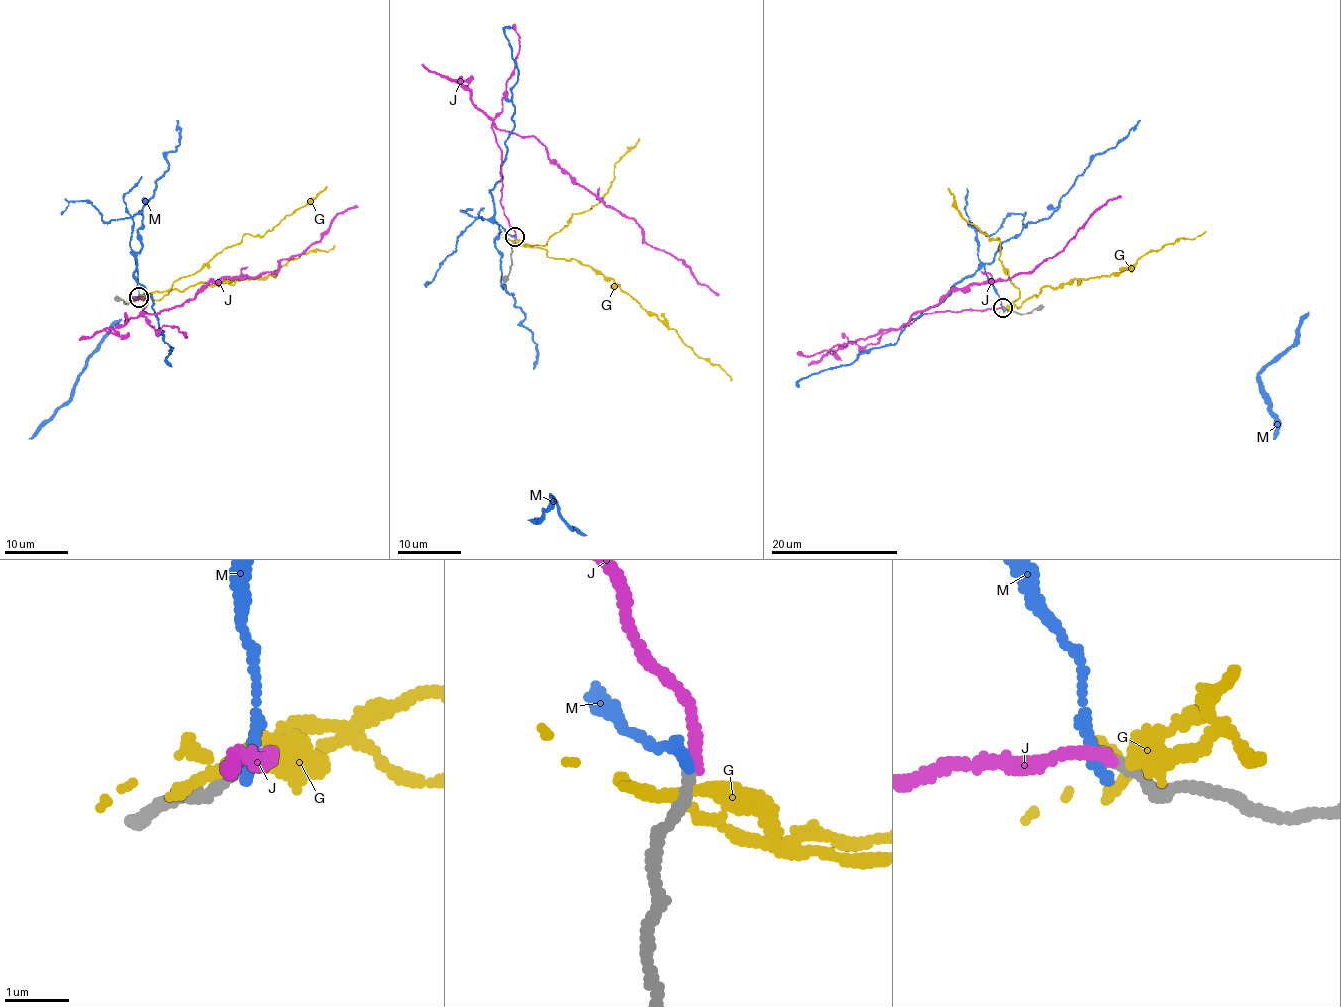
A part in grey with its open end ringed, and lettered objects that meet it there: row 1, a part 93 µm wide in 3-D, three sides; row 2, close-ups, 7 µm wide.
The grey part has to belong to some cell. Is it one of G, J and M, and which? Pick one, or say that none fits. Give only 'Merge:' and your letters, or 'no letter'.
Merge: J

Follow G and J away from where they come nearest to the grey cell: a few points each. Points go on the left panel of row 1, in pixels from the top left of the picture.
G: (137, 298), (162, 299), (170, 289), (185, 291), (201, 283), (266, 278), (290, 259), (335, 245)
J: (139, 298), (154, 314), (210, 281), (274, 273), (357, 207)

